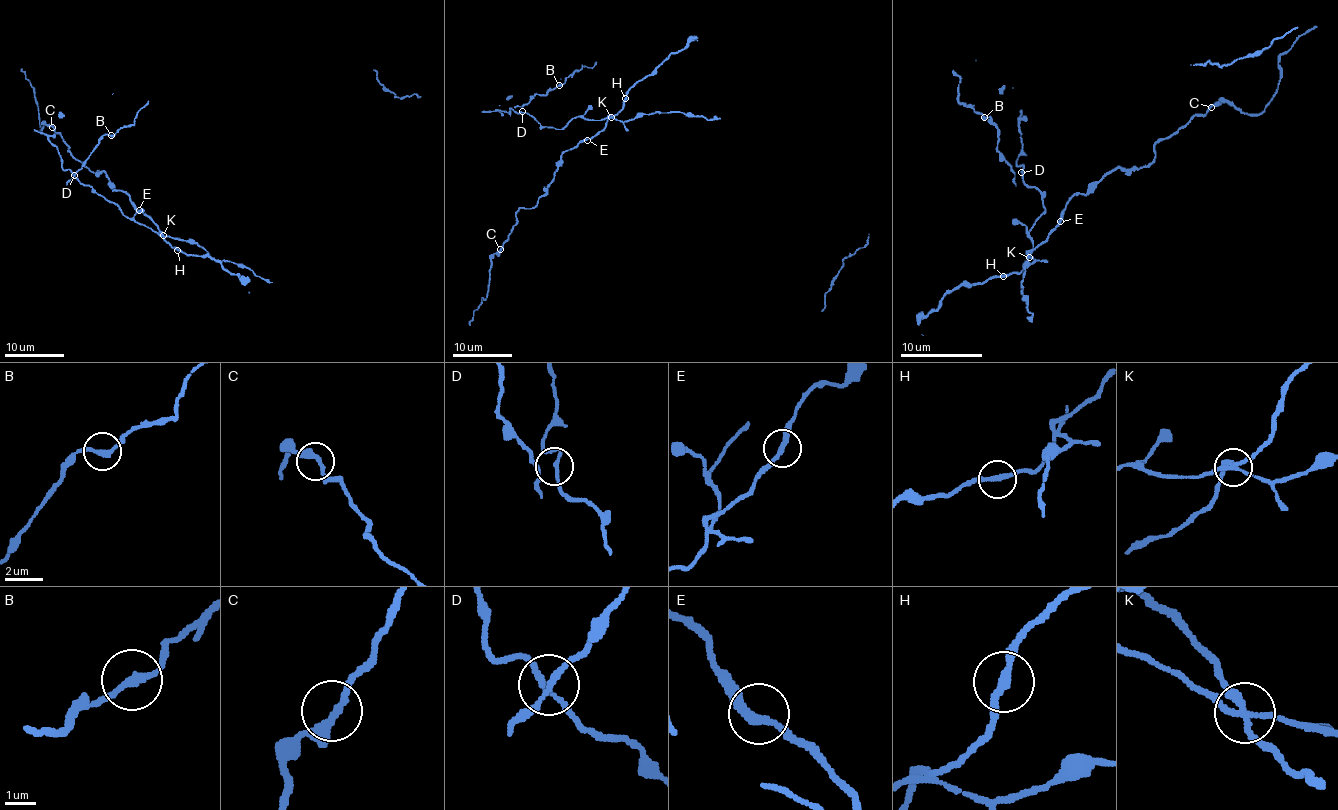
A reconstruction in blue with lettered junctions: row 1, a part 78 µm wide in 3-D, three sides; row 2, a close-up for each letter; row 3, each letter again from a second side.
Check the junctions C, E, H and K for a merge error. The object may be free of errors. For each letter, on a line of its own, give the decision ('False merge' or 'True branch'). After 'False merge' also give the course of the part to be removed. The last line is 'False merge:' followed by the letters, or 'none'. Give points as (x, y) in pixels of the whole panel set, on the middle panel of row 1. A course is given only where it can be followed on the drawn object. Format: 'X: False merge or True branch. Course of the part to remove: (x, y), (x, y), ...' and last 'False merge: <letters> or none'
C: True branch
E: True branch
H: True branch
K: False merge
False merge: K

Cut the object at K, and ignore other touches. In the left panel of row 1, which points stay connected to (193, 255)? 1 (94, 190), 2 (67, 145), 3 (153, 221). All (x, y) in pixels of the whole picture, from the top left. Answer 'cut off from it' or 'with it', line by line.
1: cut off from it
2: with it
3: with it

